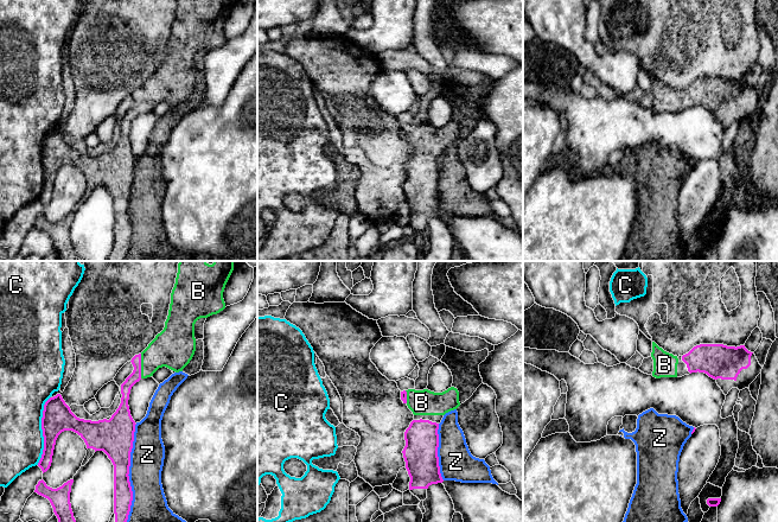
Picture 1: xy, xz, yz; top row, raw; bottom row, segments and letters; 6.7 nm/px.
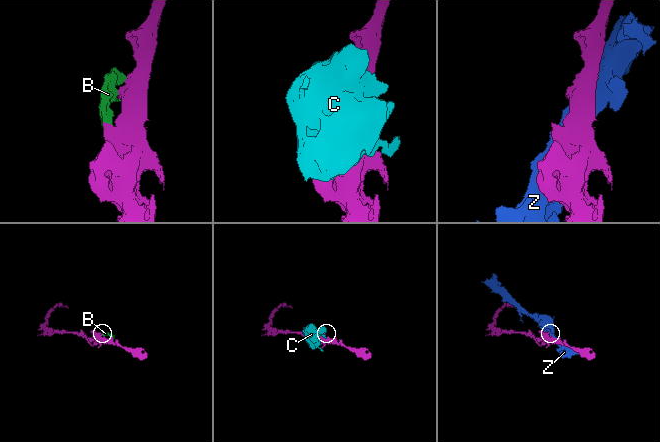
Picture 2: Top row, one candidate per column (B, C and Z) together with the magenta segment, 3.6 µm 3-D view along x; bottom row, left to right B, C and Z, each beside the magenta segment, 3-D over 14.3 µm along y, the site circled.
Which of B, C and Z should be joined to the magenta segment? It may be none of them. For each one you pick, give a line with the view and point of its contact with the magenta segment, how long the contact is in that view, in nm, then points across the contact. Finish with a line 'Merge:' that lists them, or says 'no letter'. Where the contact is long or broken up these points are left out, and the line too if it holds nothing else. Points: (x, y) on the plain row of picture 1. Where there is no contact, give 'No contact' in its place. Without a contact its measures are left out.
B: Touches magenta at xy (140, 100). Shared border 170 nm
Merge: B

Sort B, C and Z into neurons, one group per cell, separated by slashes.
B / C / Z

